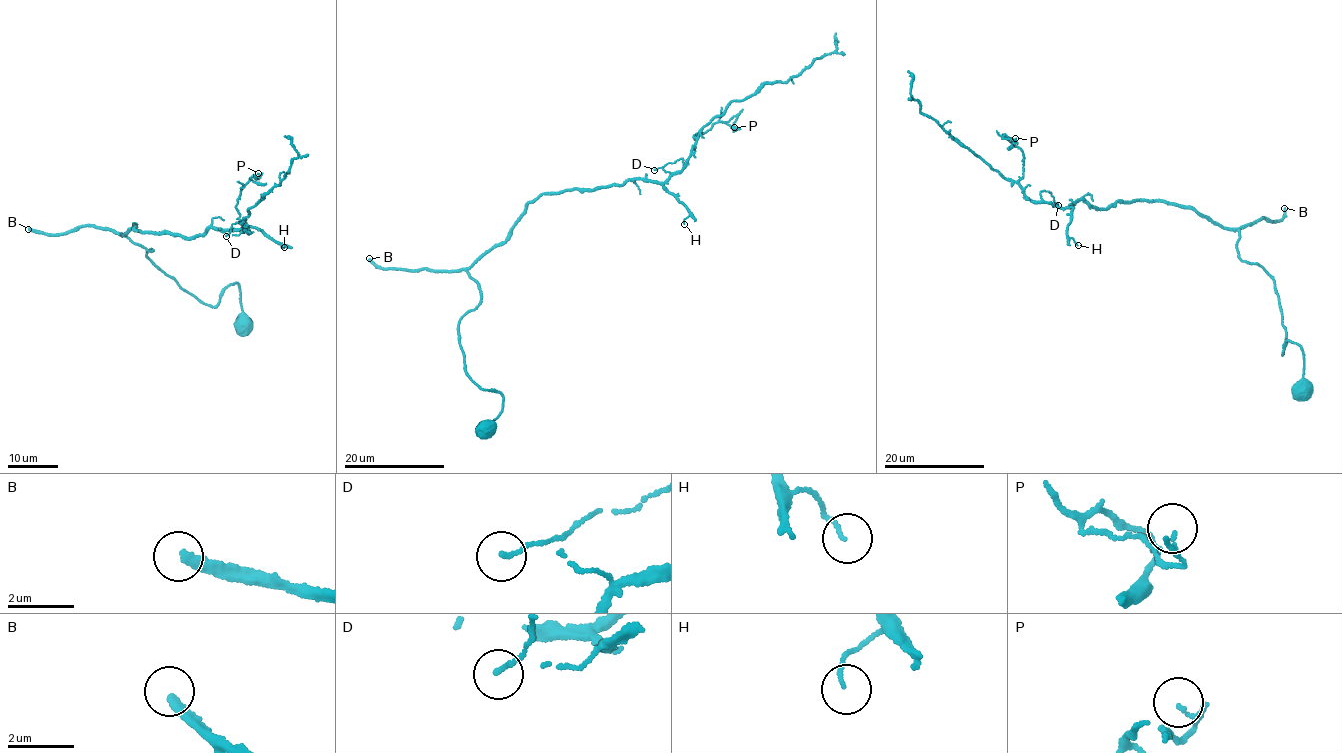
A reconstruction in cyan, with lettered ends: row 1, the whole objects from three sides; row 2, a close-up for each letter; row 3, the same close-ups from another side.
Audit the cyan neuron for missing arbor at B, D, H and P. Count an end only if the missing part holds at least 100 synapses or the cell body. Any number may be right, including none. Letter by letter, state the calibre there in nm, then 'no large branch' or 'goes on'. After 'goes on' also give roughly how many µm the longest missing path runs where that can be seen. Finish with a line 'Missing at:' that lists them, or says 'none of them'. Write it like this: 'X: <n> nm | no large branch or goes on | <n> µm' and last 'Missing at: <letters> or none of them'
B: 280 nm | goes on | 250 µm
D: 110 nm | no large branch
H: 100 nm | no large branch
P: 140 nm | no large branch
Missing at: B

